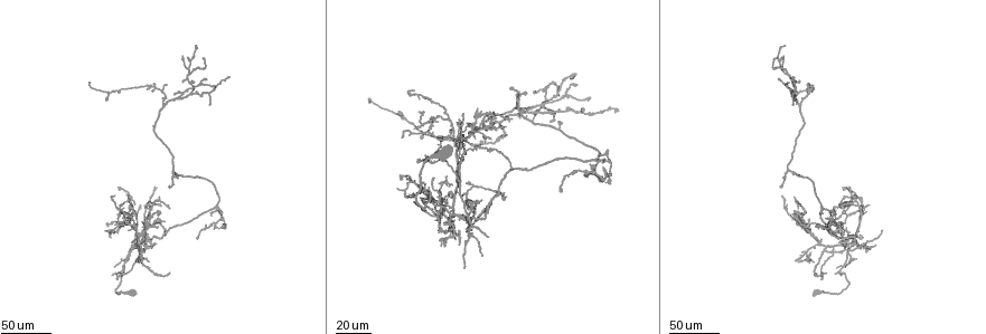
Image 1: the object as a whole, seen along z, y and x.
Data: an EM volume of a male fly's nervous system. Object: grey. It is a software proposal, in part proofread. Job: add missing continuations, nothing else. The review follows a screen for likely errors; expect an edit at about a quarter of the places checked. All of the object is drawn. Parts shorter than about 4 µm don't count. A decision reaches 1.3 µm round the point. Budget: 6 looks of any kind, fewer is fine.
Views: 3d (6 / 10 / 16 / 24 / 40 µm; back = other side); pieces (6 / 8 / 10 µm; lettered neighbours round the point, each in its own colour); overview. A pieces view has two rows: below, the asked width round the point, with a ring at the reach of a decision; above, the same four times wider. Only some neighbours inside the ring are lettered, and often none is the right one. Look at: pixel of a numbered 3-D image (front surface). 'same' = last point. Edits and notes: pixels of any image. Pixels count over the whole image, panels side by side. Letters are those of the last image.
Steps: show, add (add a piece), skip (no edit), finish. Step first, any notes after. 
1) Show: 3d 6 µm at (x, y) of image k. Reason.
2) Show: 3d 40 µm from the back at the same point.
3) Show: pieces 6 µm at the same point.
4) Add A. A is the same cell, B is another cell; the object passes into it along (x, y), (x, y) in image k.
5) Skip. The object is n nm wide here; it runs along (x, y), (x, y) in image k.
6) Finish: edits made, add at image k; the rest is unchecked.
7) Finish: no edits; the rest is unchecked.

Show: 3d 40 µm at (148, 246) of image 1. Branch stops here.

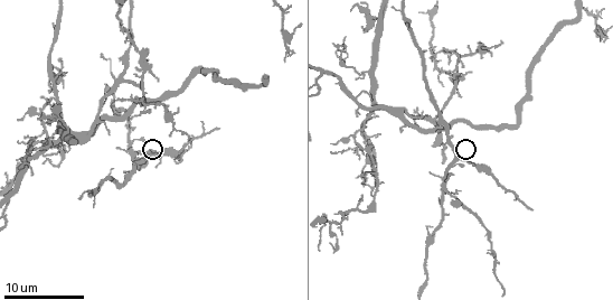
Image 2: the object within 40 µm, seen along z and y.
Show: pieces 10 µm at (462, 163) of image 2.

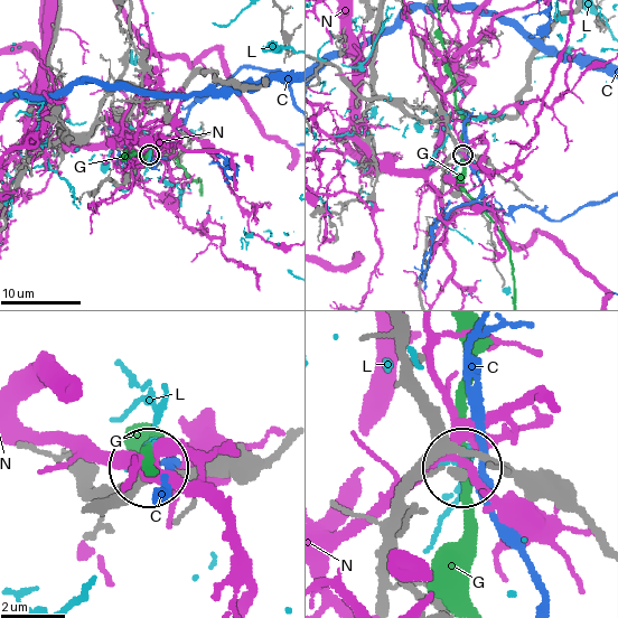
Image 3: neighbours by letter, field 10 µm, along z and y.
Skip. The object is 300 nm wide here; C, G, L and N are other cells; it runs along (396, 333), (433, 429), (437, 461), (462, 469) in image 3; none of them fits.

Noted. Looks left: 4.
Show: 3d 40 µm at (133, 211) of image 1. Thin end.

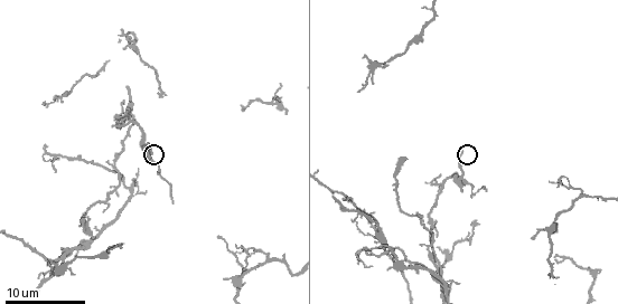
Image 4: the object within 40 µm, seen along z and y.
Show: pieces 10 µm at (464, 149) of image 4.

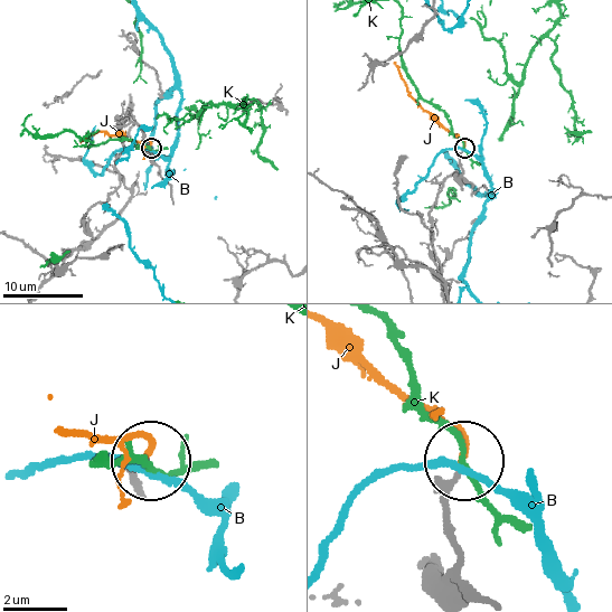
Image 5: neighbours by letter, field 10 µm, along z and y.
Add J. J is the same cell, B and K are other cells; it goes on there.

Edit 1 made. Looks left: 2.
Show: 3d 40 µm at (415, 129) of image 1. Branch stops here.

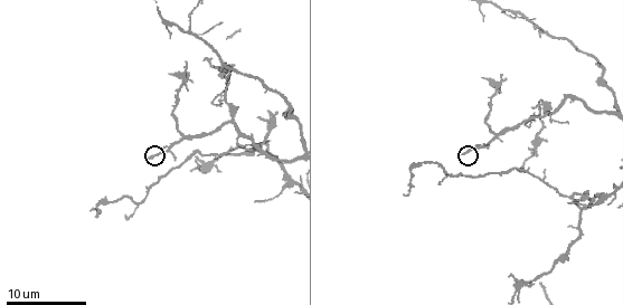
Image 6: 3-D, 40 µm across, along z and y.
Show: pieces 6 µm at (147, 158) of image 6.

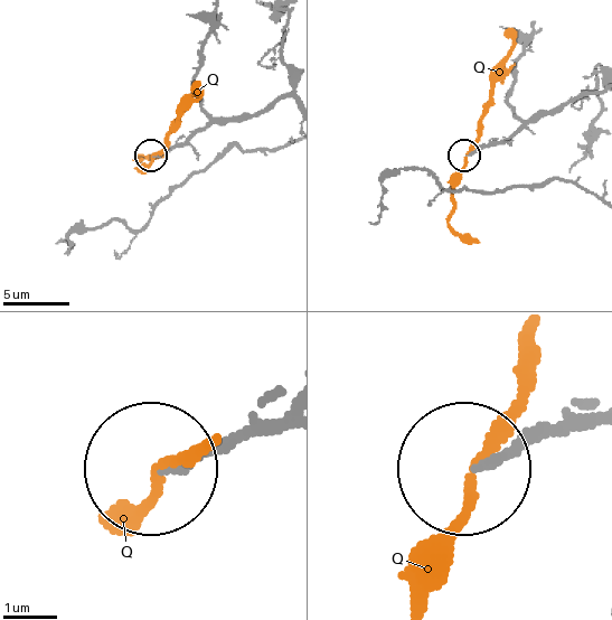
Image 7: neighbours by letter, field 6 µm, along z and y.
Skip. The object is 170 nm wide here; Q is another cell; none of them fits.

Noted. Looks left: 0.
Finish: edits made, add at image 5; the rest is unchecked.

